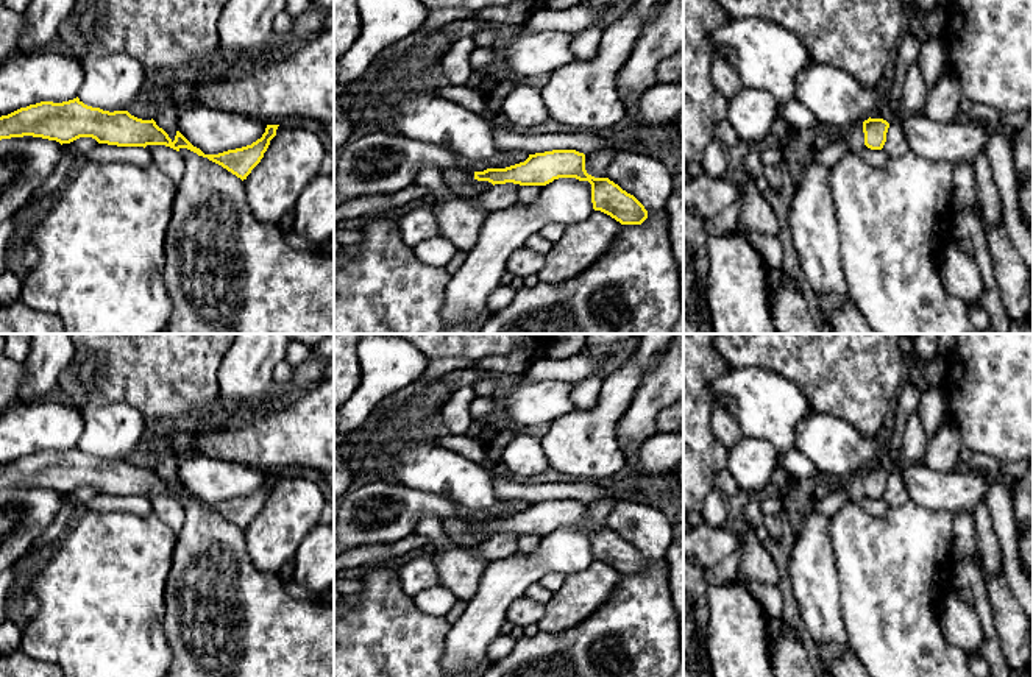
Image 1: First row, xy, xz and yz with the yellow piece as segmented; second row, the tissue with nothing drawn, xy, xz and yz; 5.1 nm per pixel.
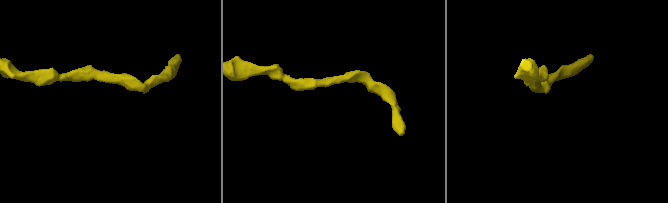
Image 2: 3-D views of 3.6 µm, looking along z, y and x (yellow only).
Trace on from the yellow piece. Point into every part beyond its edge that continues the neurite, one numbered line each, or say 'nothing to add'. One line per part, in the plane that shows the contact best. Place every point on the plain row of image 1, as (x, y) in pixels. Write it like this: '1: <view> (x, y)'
nothing to add

